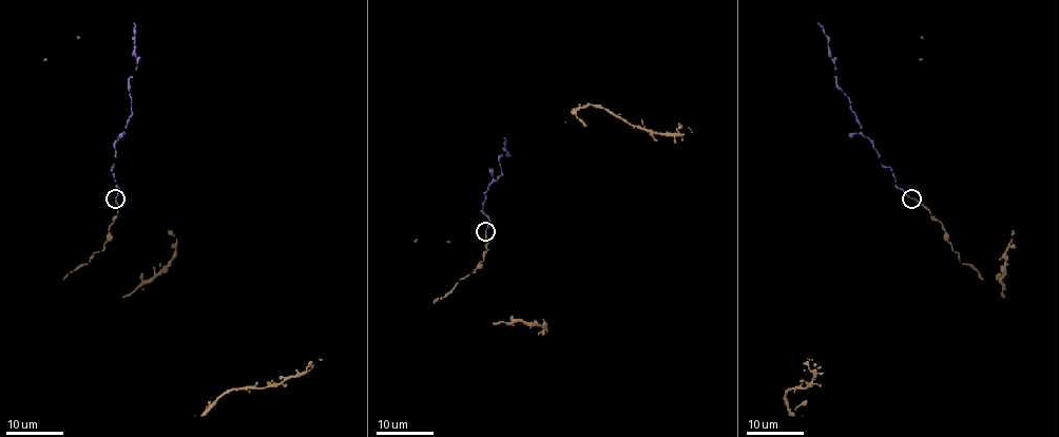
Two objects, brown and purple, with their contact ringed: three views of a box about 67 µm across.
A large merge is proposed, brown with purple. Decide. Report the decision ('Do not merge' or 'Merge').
Merge

